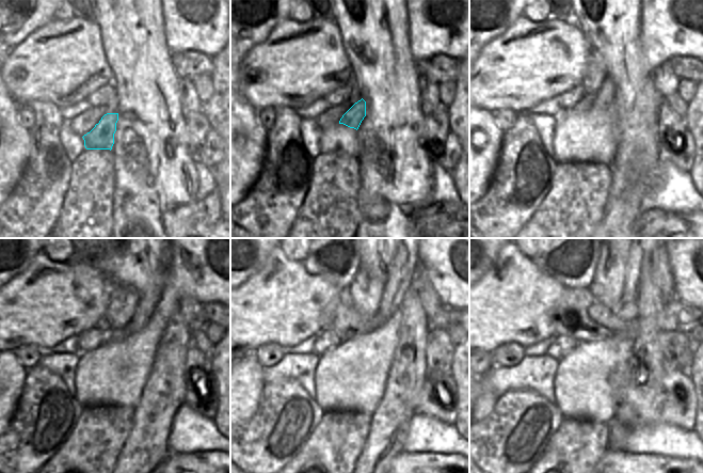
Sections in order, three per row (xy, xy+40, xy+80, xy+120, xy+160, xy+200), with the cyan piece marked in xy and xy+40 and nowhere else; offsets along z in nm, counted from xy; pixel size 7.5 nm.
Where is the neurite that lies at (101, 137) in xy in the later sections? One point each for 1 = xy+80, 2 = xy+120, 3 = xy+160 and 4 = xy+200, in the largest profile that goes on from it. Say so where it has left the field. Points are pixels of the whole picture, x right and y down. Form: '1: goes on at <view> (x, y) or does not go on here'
1: goes on at xy+80 (605, 96)
2: goes on at xy+120 (149, 300)
3: goes on at xy+160 (400, 279)
4: goes on at xy+200 (636, 270)

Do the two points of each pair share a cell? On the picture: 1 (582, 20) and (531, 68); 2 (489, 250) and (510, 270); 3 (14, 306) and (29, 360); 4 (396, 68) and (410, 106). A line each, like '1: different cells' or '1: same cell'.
1: different cells
2: different cells
3: different cells
4: same cell

